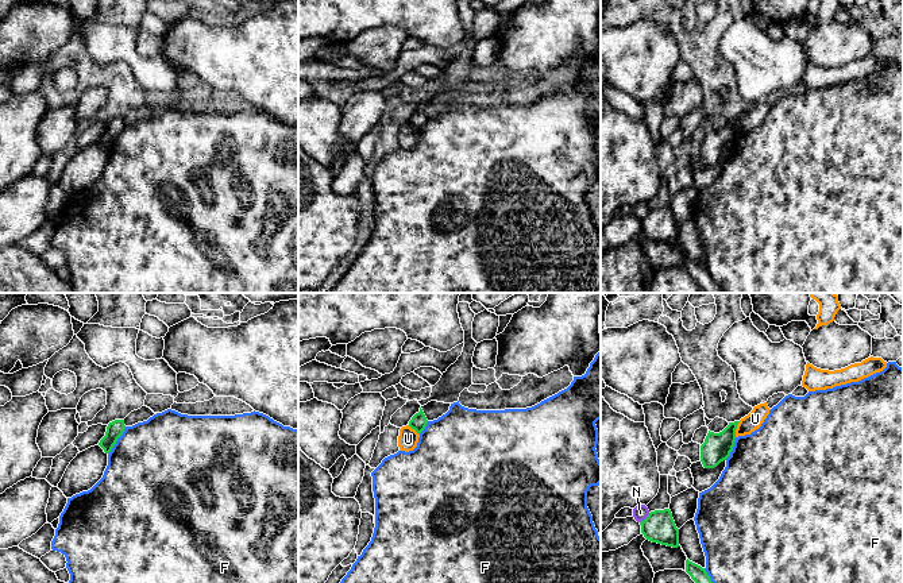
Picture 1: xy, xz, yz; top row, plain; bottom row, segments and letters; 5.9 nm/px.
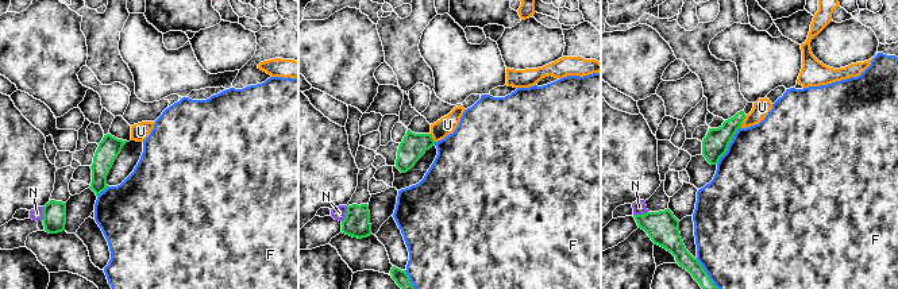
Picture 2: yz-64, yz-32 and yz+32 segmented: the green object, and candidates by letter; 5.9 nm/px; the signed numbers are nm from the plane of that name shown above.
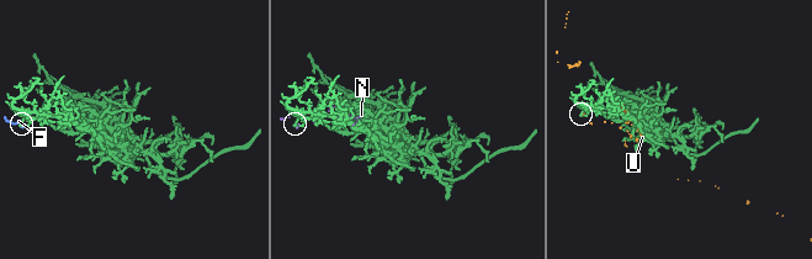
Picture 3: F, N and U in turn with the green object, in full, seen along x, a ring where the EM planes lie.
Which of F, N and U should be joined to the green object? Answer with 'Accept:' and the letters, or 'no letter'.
Accept: no letter

